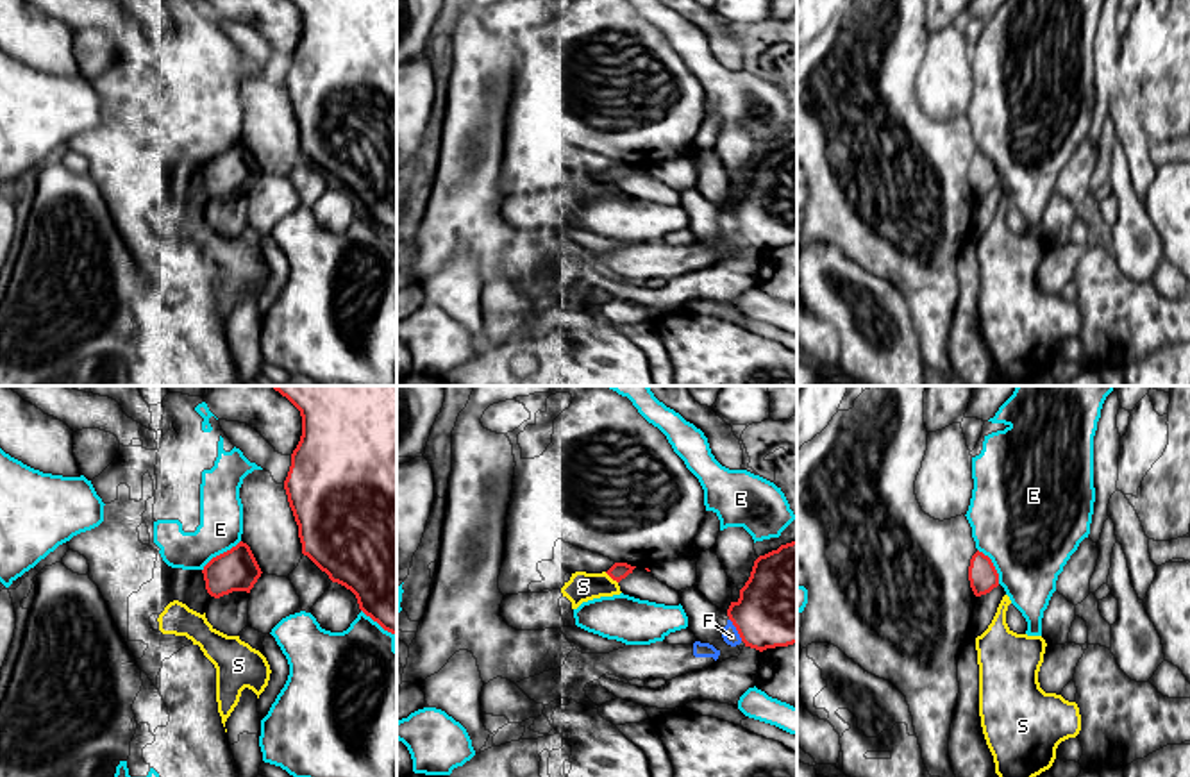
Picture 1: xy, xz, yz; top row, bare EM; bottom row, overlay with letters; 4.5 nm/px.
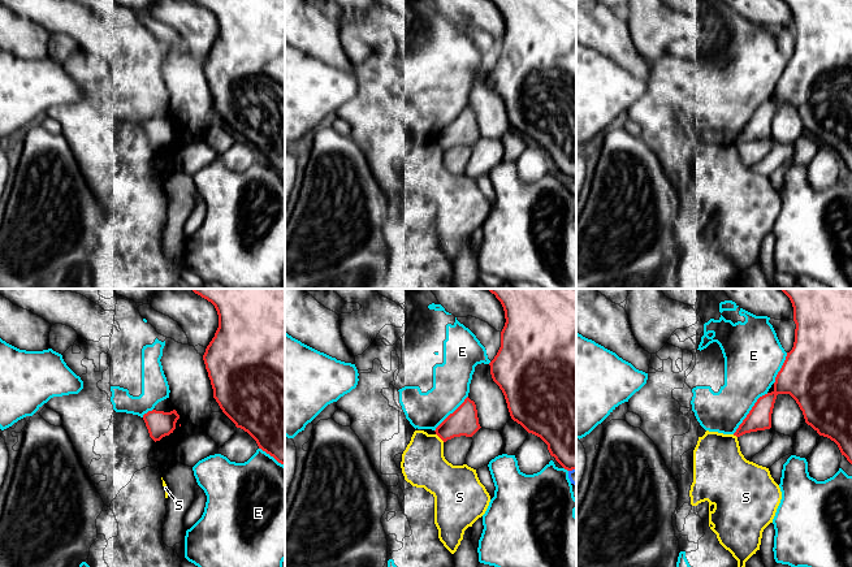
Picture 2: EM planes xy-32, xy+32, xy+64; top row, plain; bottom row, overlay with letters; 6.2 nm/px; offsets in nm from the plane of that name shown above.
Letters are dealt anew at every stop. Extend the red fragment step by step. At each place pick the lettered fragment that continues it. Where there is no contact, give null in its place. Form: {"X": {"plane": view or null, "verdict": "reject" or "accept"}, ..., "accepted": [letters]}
{"E": {"plane": "xy", "verdict": "reject"}, "F": {"plane": "xz", "verdict": "reject"}, "S": {"plane": "xz", "verdict": "reject"}, "accepted": []}

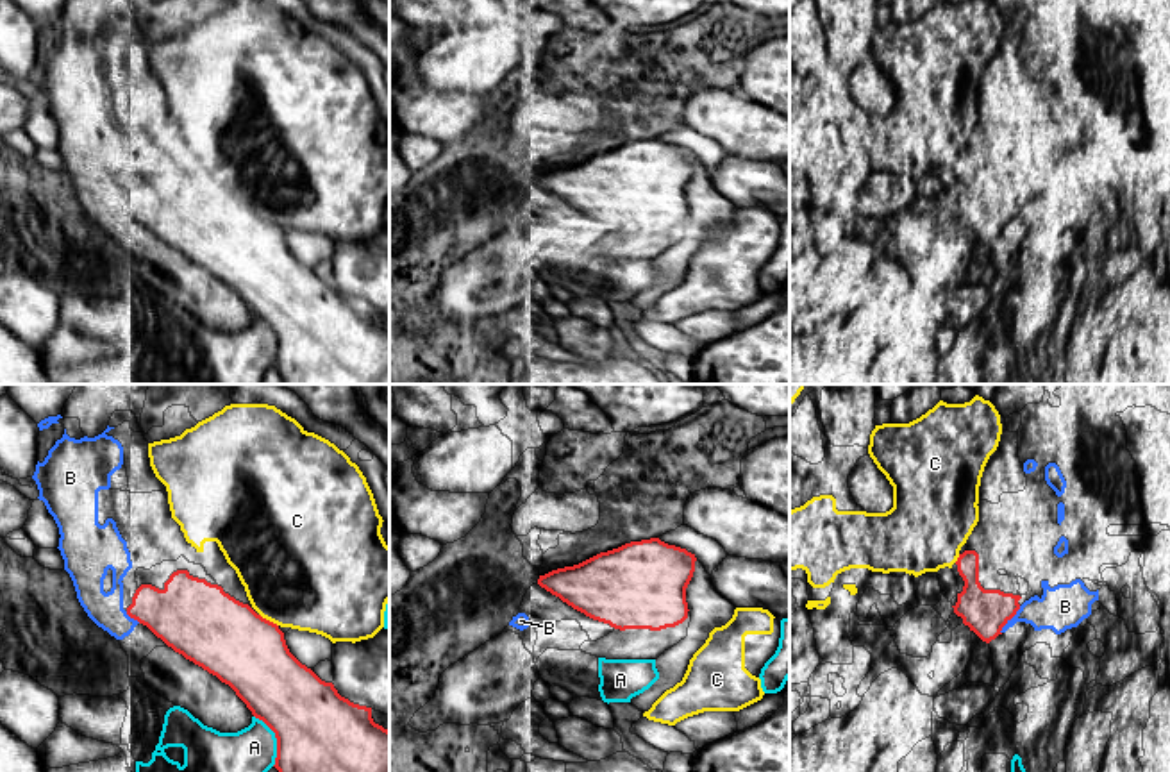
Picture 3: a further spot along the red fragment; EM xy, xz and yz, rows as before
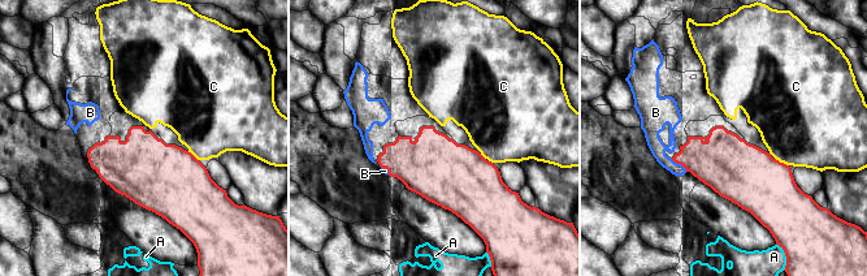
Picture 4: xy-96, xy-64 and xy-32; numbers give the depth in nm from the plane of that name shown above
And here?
{"A": {"plane": "xy", "verdict": "reject"}, "B": {"plane": "yz", "verdict": "accept"}, "C": {"plane": "xy", "verdict": "reject"}, "accepted": ["B"]}

